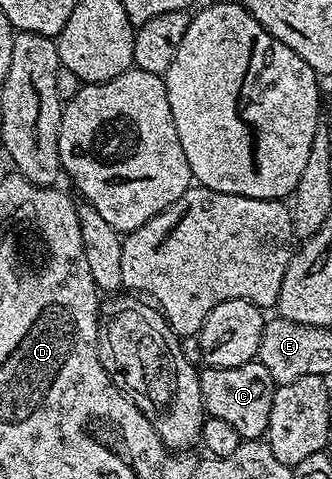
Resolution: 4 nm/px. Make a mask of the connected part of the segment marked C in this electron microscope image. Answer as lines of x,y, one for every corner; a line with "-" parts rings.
259,360
238,364
238,368
204,366
199,371
204,413
209,418
226,420
238,431
241,440
260,440
268,433
270,408
278,385

